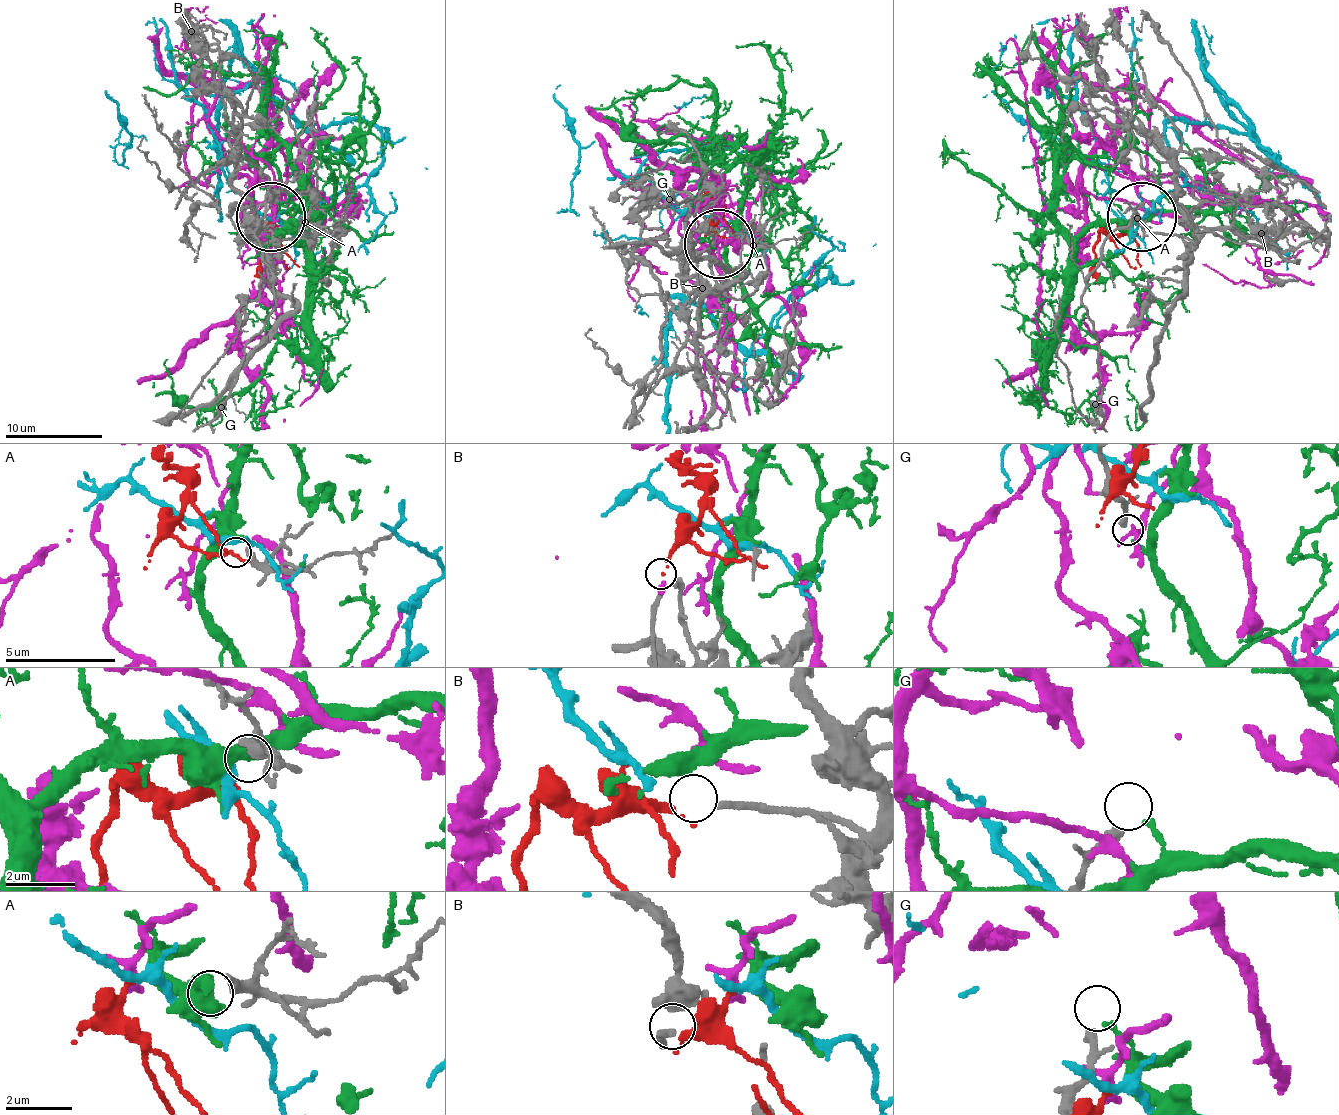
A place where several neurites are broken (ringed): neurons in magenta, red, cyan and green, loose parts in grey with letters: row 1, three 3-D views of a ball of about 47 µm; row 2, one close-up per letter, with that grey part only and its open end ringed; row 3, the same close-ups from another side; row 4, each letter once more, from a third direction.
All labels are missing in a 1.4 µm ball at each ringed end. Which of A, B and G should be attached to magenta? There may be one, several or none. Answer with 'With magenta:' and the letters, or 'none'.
With magenta: none

